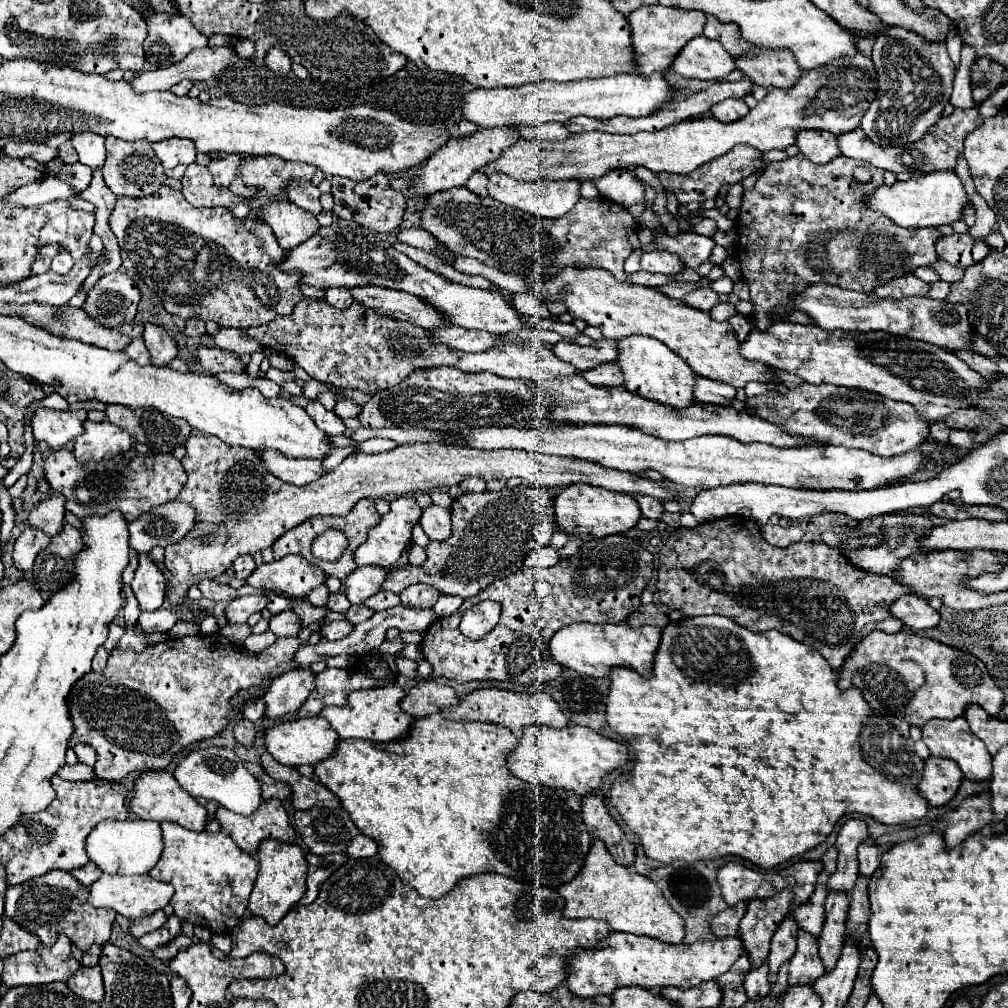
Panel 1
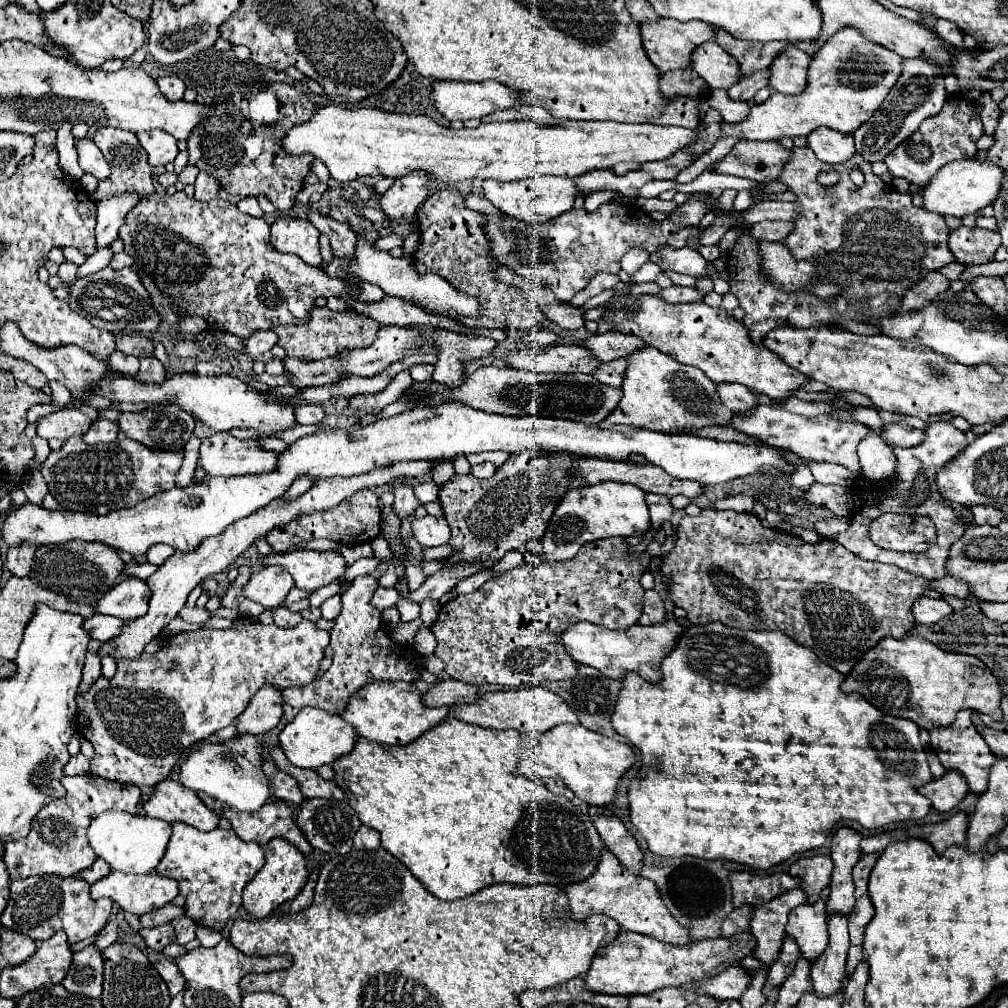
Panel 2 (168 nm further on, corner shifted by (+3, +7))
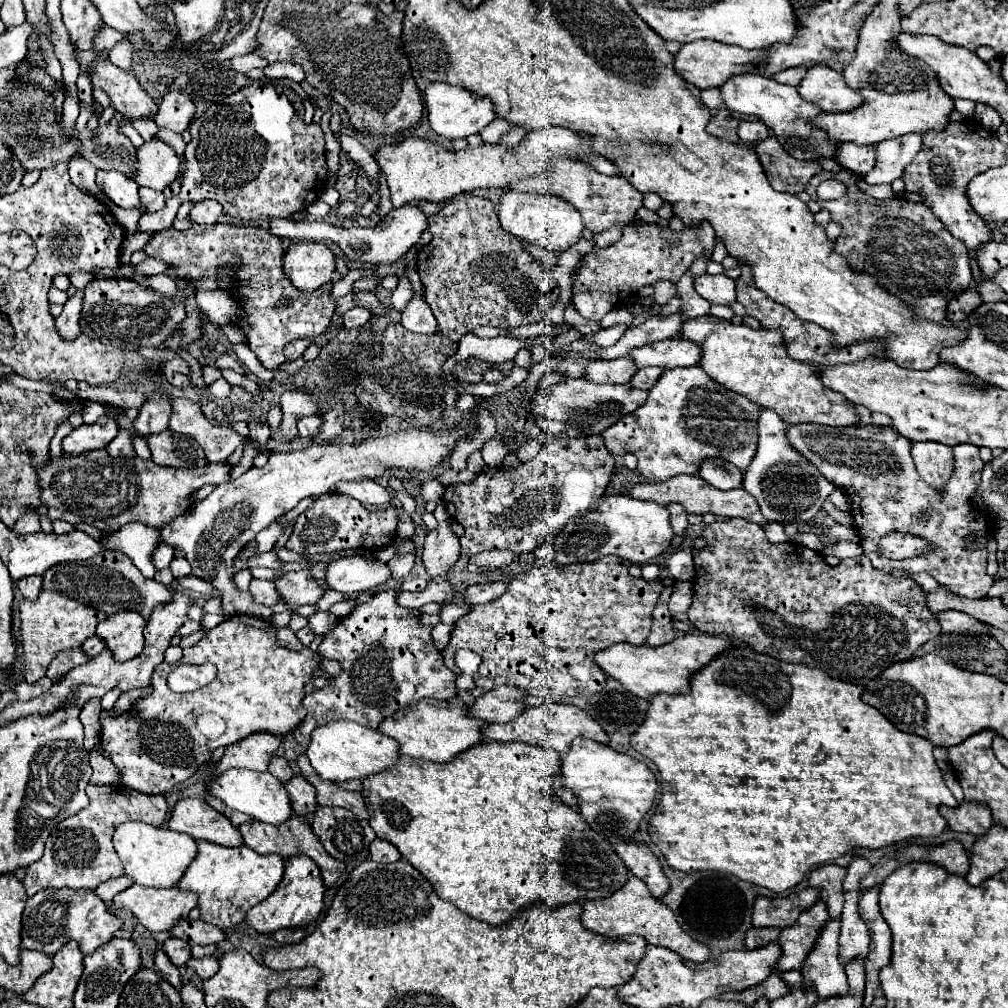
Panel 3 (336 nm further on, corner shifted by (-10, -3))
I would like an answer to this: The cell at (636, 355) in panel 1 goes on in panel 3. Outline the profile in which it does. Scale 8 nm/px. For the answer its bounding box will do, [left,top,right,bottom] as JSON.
[603,366,763,480]

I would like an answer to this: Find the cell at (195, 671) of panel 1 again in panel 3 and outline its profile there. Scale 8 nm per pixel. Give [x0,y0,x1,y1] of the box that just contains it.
[101,614,321,794]

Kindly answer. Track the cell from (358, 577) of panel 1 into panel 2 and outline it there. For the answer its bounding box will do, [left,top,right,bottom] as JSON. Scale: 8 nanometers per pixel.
[284,576,420,720]

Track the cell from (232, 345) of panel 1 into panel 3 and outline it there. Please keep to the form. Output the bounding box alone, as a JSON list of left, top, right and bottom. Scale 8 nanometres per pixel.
[285,338,313,362]

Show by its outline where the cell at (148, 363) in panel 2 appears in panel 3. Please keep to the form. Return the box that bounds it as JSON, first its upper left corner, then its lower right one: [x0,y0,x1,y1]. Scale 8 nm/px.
[133,392,171,434]

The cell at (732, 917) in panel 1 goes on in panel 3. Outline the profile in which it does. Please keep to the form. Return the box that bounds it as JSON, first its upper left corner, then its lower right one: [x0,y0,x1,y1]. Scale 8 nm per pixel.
[745,928,779,950]

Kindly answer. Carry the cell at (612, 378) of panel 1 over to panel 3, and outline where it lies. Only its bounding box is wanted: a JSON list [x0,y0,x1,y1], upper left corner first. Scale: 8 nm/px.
[631,368,663,390]

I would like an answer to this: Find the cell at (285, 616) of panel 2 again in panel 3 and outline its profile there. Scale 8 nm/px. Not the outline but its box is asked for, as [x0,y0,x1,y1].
[277,628,303,650]

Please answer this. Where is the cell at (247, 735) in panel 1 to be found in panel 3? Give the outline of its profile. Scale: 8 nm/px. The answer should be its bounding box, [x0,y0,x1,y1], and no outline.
[269,756,293,784]

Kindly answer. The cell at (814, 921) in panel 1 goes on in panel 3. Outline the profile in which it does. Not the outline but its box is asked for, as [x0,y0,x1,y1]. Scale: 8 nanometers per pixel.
[801,920,849,1000]

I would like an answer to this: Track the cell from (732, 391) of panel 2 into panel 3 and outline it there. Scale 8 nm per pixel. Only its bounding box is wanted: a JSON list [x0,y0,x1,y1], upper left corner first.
[743,410,835,526]

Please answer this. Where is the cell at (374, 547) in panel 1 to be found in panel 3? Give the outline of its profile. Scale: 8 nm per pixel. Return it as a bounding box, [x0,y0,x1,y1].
[421,480,445,502]

